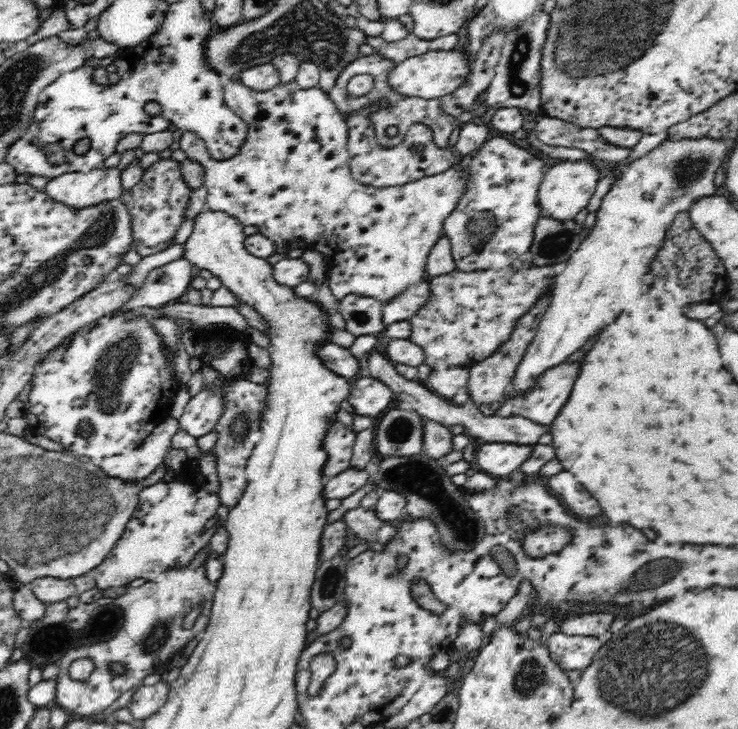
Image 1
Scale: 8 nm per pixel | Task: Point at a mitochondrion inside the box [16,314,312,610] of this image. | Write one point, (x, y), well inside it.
(113, 367)

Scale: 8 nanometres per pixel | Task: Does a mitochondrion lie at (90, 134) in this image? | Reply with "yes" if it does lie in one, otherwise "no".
no

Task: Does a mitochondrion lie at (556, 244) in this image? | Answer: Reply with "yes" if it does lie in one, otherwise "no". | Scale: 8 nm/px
yes

